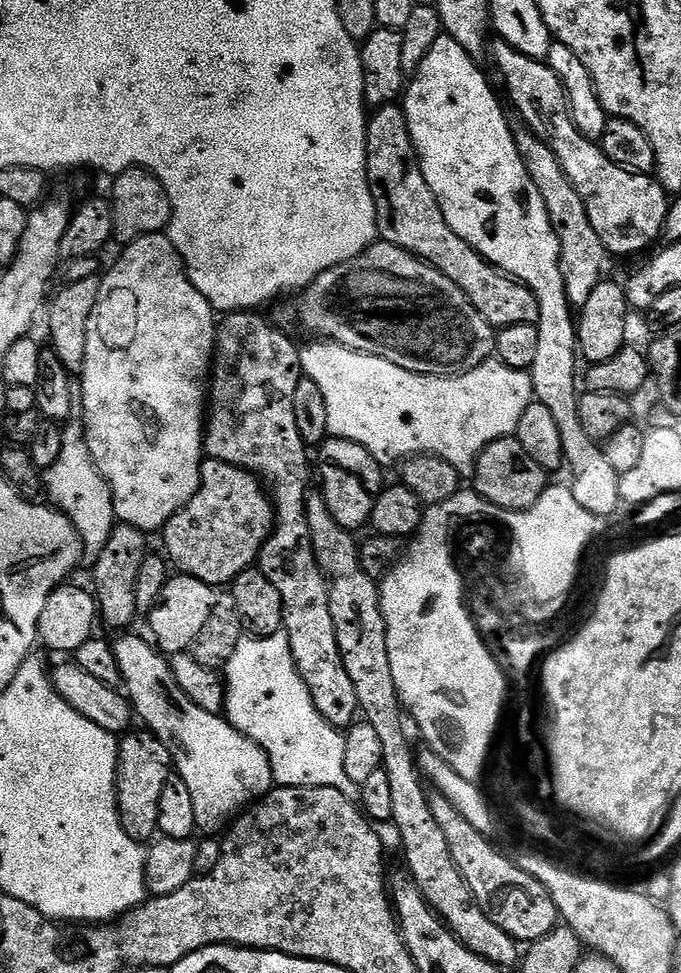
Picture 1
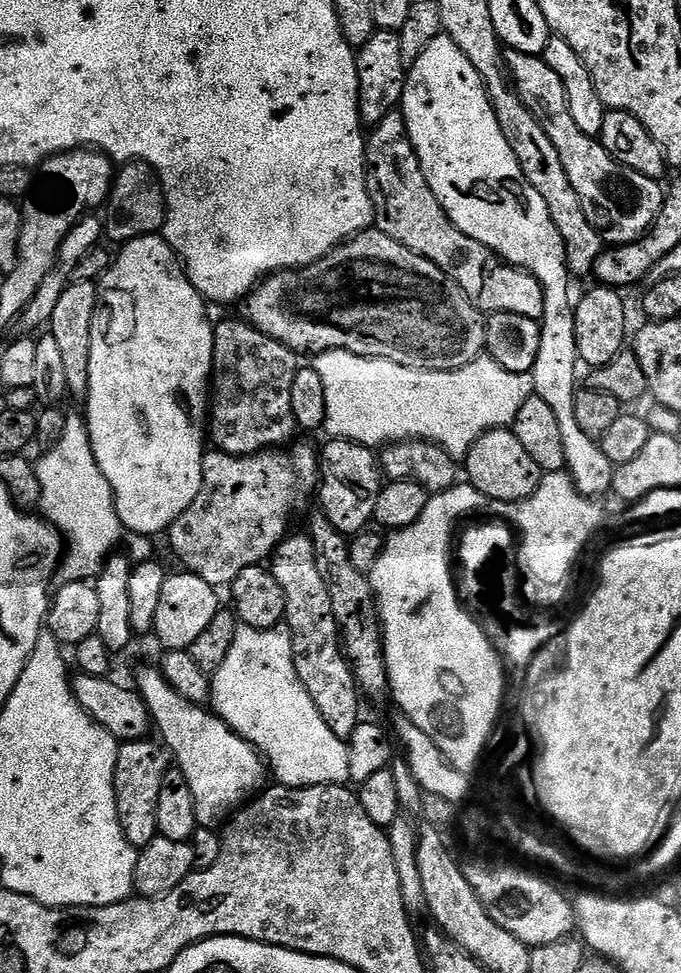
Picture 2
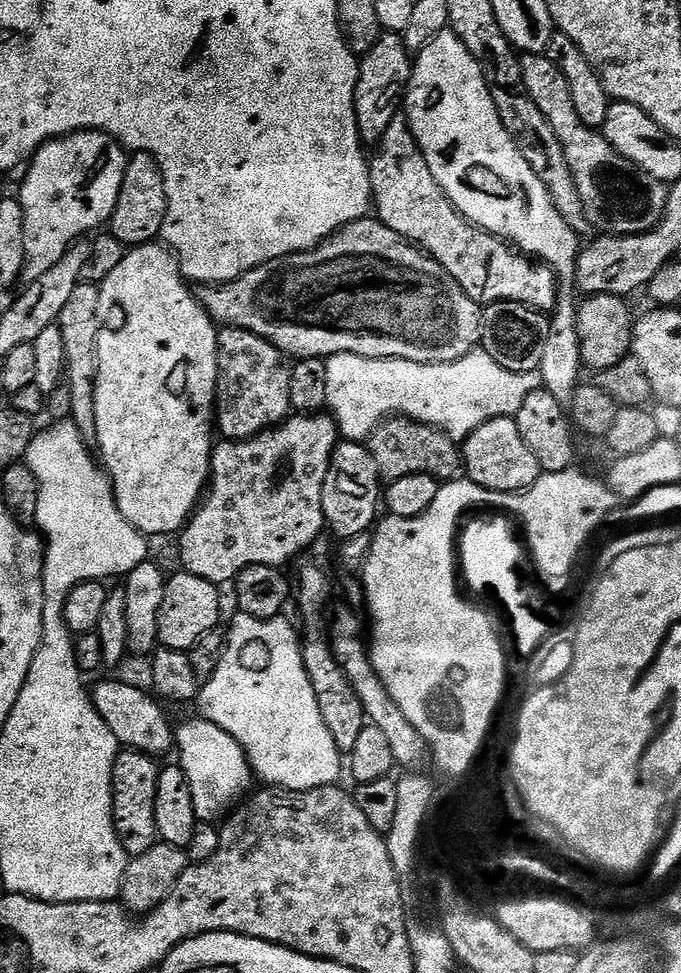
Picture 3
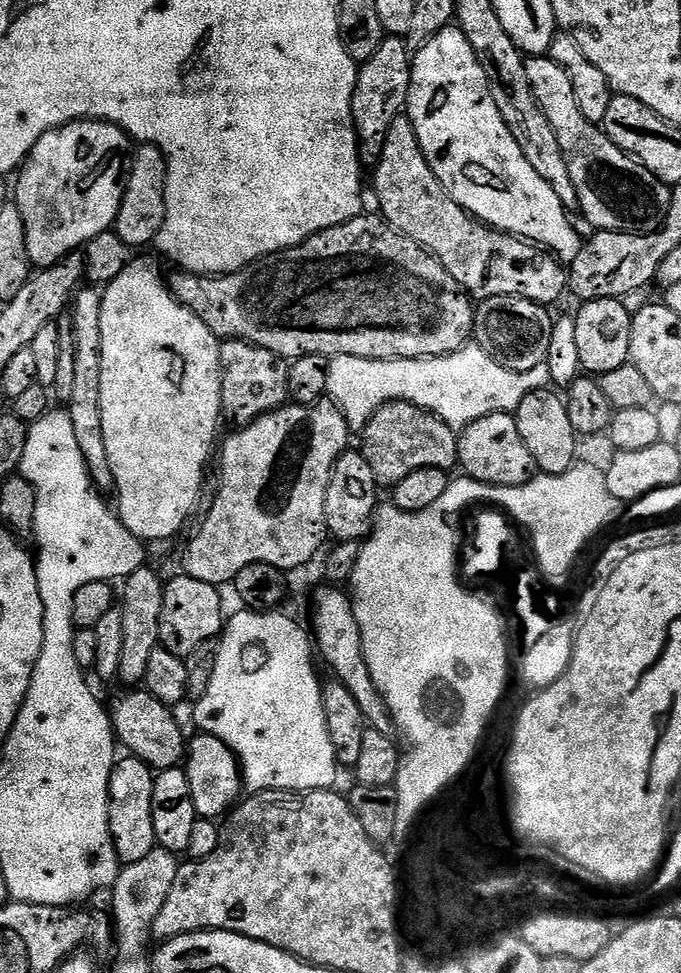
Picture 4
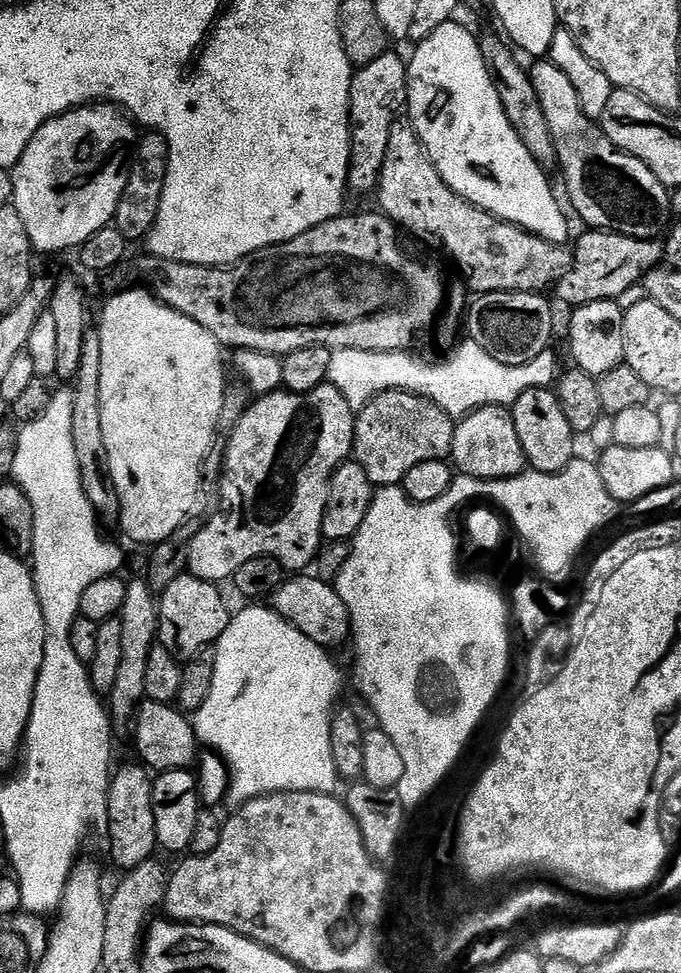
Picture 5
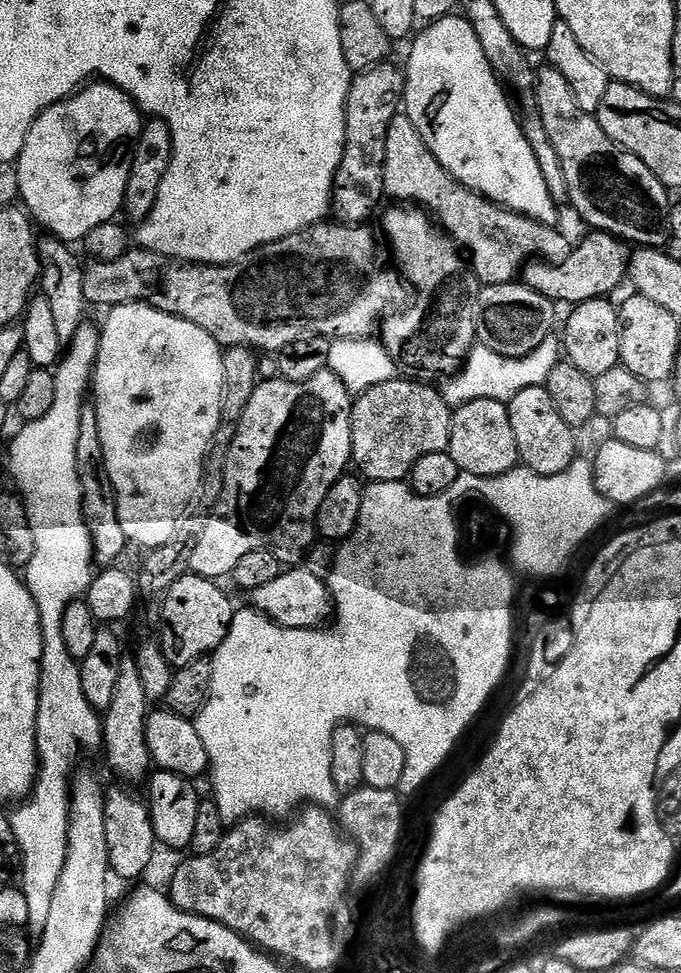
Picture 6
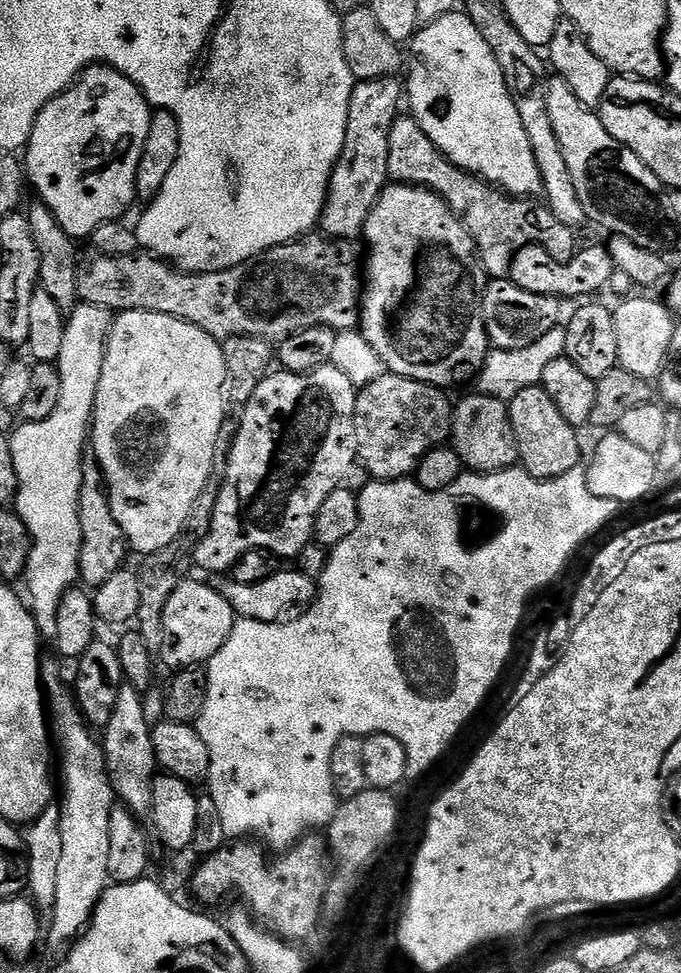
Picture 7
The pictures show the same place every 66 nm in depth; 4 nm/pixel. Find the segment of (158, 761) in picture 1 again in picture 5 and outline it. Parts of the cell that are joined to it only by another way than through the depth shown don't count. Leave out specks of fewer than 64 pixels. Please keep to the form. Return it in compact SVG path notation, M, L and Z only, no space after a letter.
M135 763L125 768L117 767L108 781L108 848L120 870L142 866L142 862L153 859L158 852L152 801L153 777L143 763Z

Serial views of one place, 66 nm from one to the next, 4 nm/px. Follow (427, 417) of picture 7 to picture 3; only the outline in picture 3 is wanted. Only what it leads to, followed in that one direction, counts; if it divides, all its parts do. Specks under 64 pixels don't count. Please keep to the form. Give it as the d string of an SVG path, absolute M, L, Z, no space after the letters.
M389 418L373 430L366 443L370 454L374 454L374 462L378 462L381 477L388 482L410 474L426 474L447 482L457 479L462 472L462 452L457 441L442 430L419 424L417 420Z

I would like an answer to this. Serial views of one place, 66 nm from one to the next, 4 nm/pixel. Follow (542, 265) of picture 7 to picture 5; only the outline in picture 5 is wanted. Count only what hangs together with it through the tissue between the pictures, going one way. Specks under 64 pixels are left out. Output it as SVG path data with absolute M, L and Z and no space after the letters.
M603 230L585 231L585 236L577 242L572 252L572 267L554 286L554 293L567 306L598 302L599 300L619 301L632 287L643 281L645 274L657 267L664 259L664 246L660 240L635 240L632 236L623 236L621 232Z

